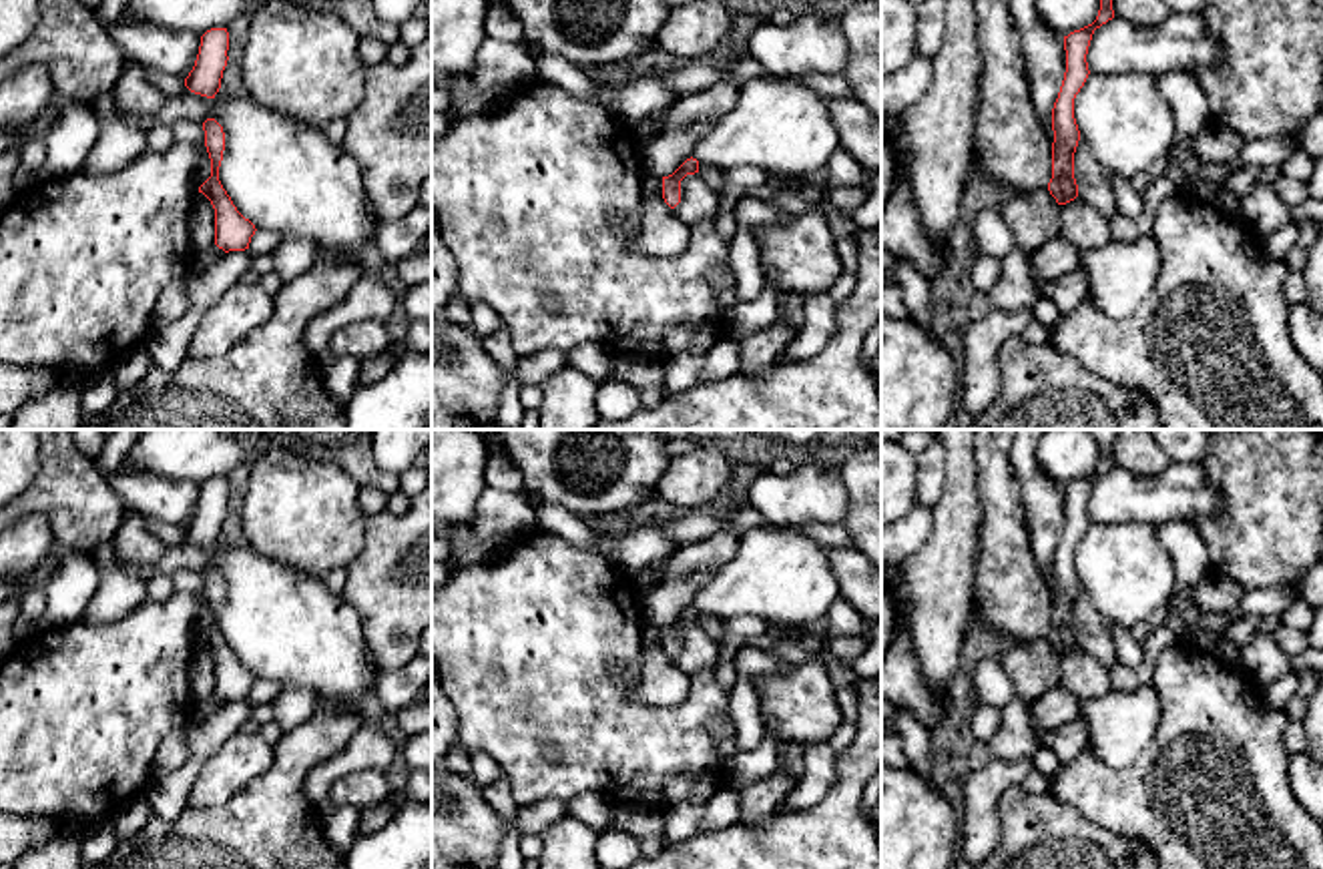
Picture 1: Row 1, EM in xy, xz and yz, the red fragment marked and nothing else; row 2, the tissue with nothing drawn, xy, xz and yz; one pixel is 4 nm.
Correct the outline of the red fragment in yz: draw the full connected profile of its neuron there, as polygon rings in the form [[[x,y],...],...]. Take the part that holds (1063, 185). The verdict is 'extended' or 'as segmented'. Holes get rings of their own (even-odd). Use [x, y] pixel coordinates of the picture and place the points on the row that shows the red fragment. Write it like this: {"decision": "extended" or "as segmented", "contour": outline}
{"decision": "as segmented", "contour": [[[1100,0],[1098,16],[1092,24],[1064,36],[1066,72],[1052,108],[1052,179],[1050,195],[1058,205],[1066,205],[1078,197],[1074,179],[1074,153],[1080,140],[1080,130],[1074,118],[1074,98],[1084,86],[1090,70],[1086,62],[1088,46],[1096,28],[1114,18],[1112,0]]]}

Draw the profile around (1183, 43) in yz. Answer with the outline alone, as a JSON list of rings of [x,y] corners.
[[[1170,12],[1156,26],[1134,26],[1118,16],[1094,30],[1086,62],[1094,74],[1193,72],[1219,58],[1201,12]]]

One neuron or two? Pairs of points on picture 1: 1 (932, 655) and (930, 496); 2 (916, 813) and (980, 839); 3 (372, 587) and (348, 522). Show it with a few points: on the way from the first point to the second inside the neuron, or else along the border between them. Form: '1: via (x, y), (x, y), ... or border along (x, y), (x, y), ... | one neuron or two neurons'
1: border along (944, 460), (944, 490), (932, 508) | two neurons
2: border along (958, 819), (960, 835) | two neurons
3: border along (366, 518), (366, 544), (348, 568) | two neurons

